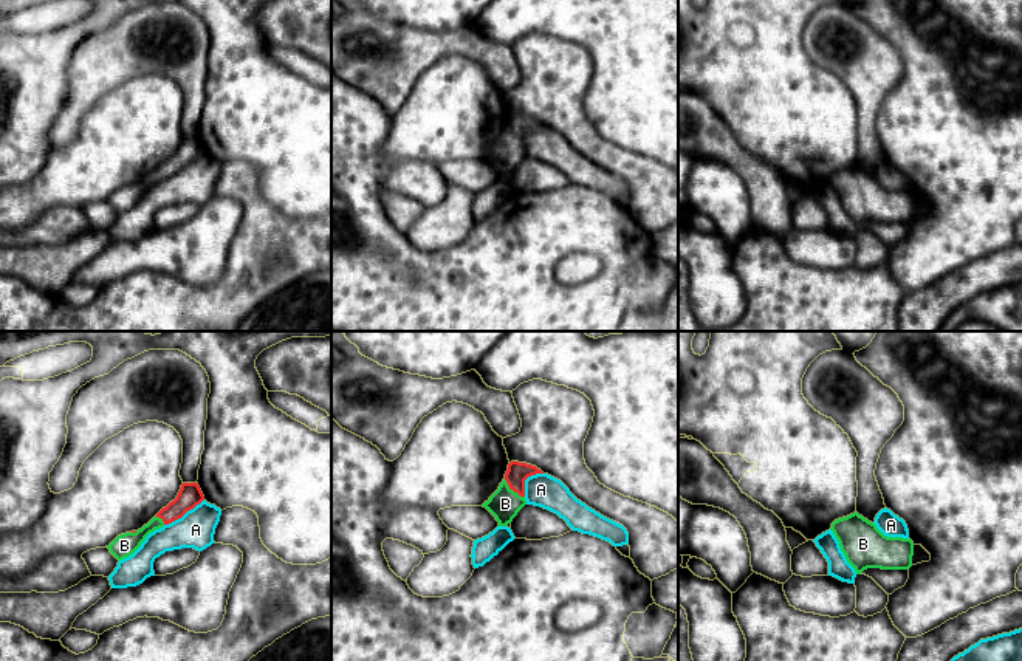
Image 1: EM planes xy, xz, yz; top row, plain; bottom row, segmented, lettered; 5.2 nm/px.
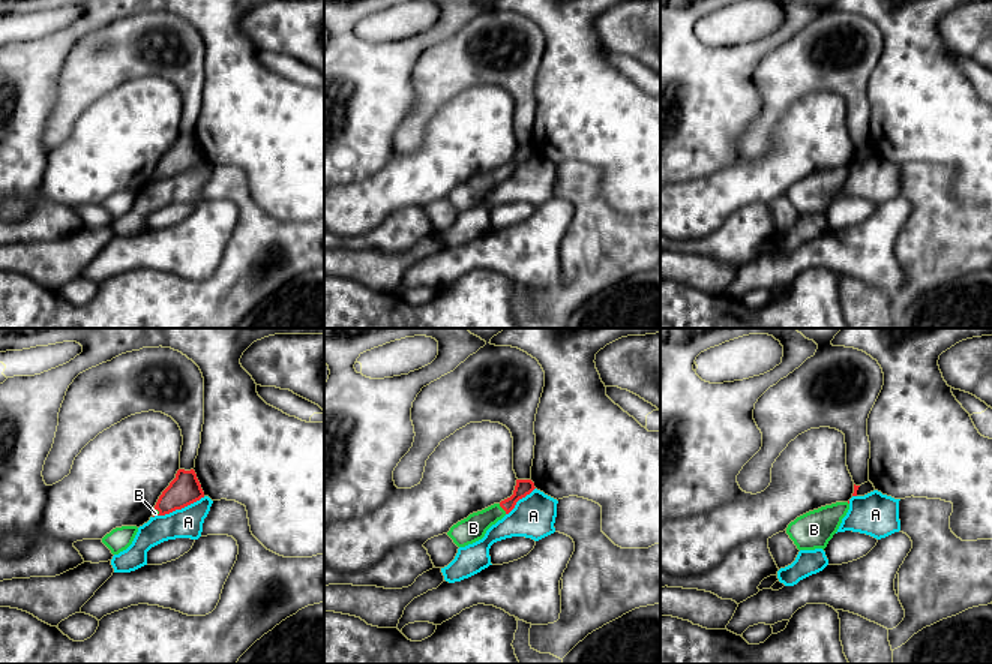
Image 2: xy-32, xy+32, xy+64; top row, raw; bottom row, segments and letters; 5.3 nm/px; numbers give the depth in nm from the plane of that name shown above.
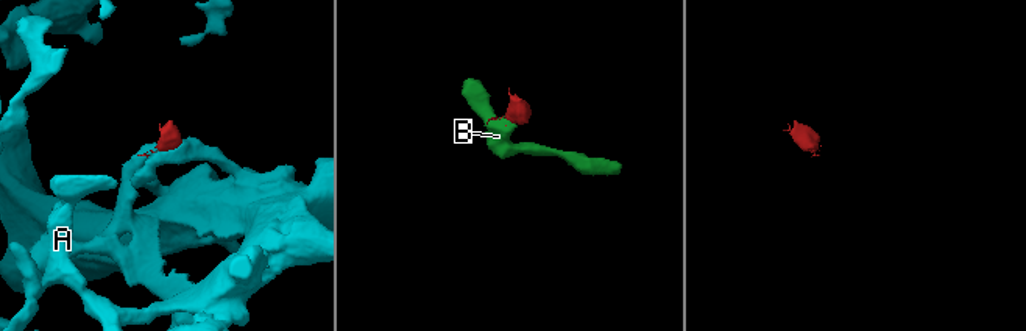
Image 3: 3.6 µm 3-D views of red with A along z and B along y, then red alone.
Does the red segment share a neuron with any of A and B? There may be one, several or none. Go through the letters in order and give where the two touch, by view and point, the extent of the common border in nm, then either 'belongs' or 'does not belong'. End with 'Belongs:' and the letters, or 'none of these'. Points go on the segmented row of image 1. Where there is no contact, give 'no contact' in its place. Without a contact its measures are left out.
A: xy (183, 514) | 240 nm | does not belong
B: xz (513, 489) | 150 nm | belongs
Belongs: B

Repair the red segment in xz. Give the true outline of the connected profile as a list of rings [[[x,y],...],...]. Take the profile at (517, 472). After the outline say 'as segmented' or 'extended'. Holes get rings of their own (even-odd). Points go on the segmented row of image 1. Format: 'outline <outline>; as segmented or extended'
outline [[[511,461],[499,489],[482,506],[486,508],[499,522],[506,526],[517,512],[526,505],[525,480],[531,475],[544,474],[536,466]]]; extended

